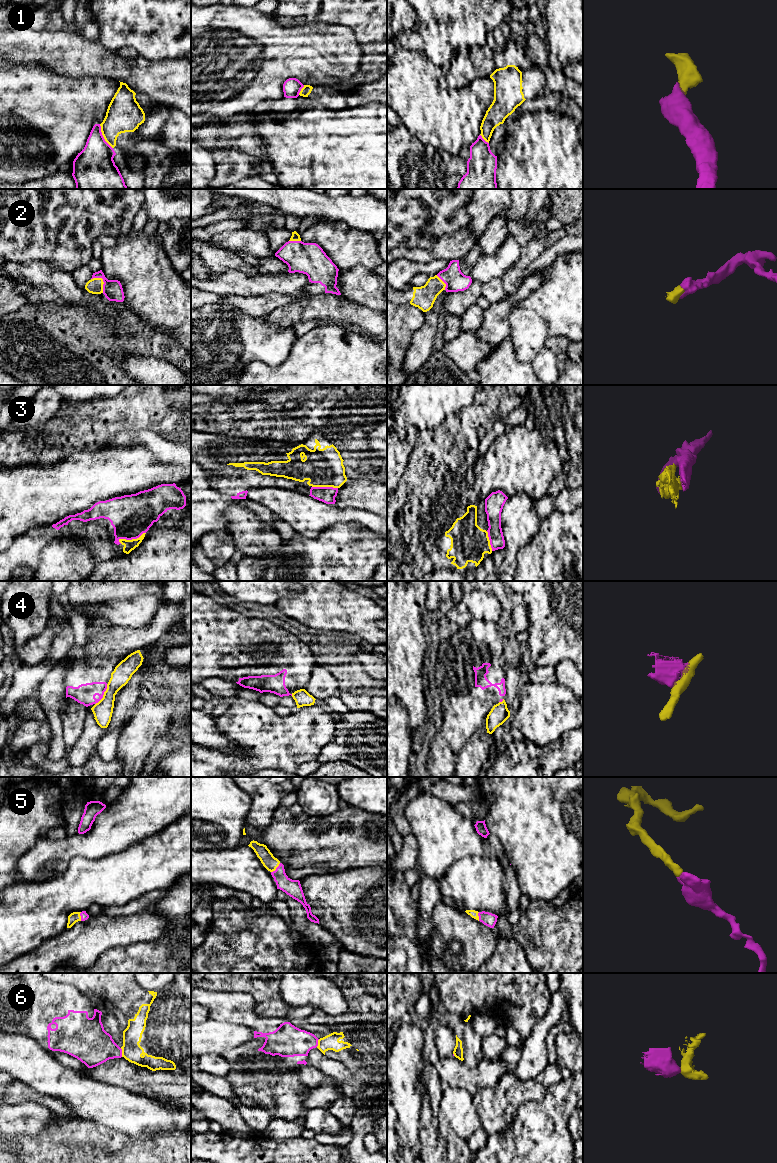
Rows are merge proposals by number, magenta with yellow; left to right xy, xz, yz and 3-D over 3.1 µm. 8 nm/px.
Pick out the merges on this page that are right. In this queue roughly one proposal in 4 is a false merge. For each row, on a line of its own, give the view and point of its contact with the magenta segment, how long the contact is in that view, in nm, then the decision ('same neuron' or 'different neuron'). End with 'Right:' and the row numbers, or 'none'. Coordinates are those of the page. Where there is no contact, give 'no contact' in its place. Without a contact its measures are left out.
1: contact xy (102, 136); length 220 nm; different neuron
2: contact xy (103, 280); length 160 nm; same neuron
3: contact xy (131, 539); length 240 nm; same neuron
4: contact xy (103, 694); length 190 nm; different neuron
5: contact xz (276, 868); length 110 nm; same neuron
6: contact xy (121, 1052); length 70 nm; different neuron
Right: 2, 3, 5

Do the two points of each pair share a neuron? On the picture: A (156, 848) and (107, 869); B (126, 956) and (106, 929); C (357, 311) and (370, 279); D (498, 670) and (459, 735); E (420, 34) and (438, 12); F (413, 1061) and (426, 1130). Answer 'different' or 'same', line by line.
A: same
B: different
C: different
D: same
E: same
F: different

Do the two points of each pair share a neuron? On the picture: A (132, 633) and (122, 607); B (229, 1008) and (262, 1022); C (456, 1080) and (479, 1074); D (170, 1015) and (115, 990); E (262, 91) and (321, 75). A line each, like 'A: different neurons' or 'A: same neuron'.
A: different neurons
B: same neuron
C: same neuron
D: same neuron
E: same neuron

